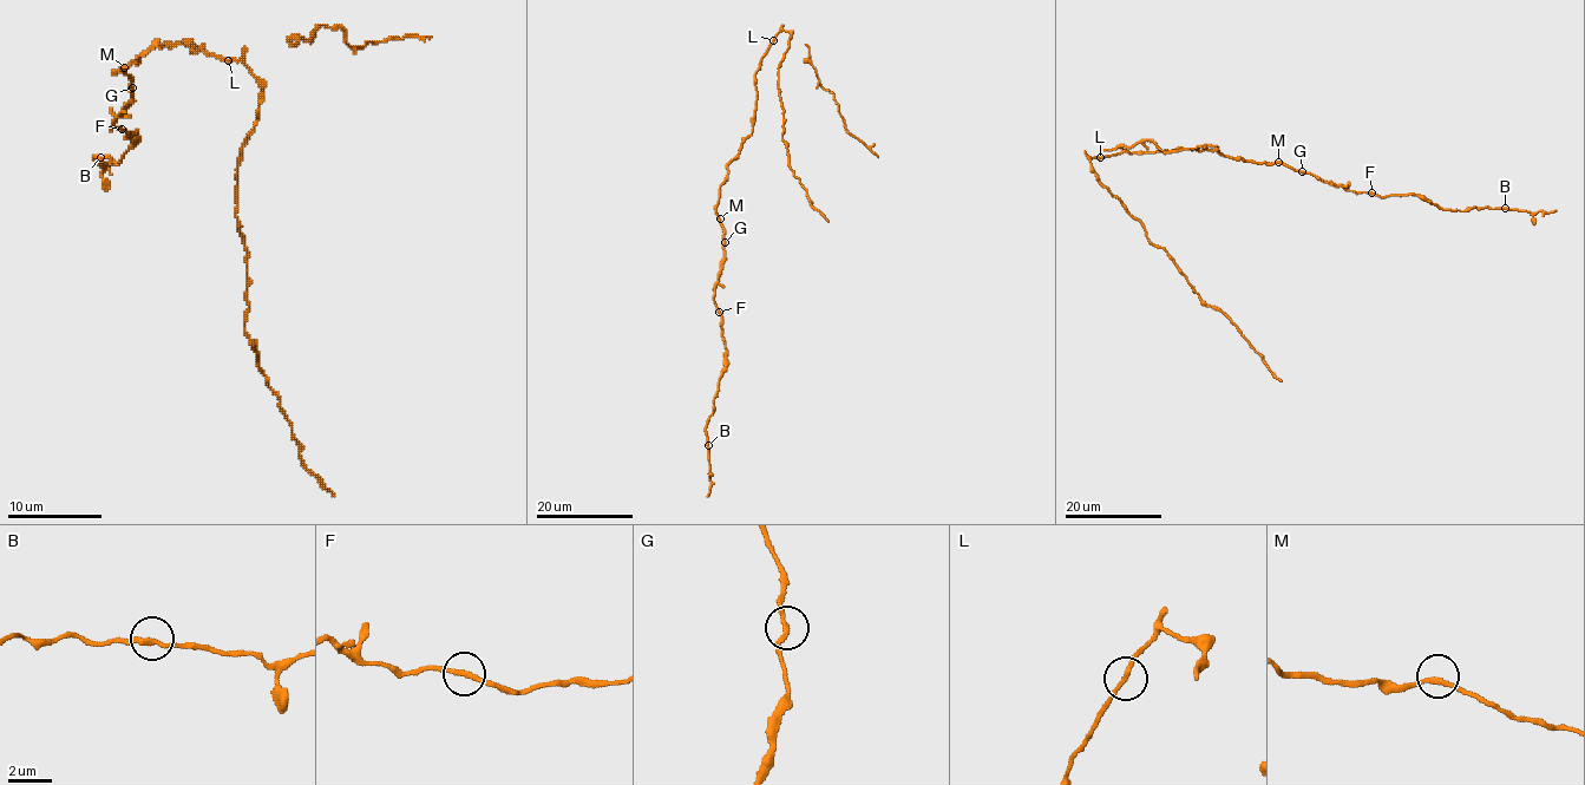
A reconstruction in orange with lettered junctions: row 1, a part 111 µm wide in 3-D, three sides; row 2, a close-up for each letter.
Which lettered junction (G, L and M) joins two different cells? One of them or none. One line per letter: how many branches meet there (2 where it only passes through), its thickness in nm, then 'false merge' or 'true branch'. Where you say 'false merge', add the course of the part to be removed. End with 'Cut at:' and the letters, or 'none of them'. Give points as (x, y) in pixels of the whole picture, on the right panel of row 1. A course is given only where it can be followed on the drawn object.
G: 2 branches meet; 220 nm thick; false merge; foreign part runs (1302, 171), (1357, 193), (1388, 196), (1420, 194), (1442, 209), (1468, 211), (1488, 208), (1532, 214), (1556, 210)
L: 2 branches meet; 220 nm thick; true branch
M: 2 branches meet; 220 nm thick; true branch
Cut at: G

